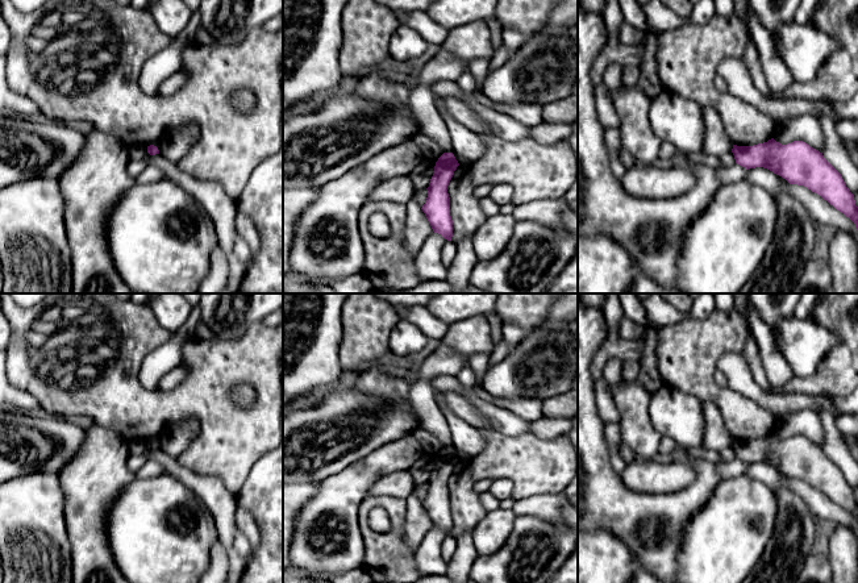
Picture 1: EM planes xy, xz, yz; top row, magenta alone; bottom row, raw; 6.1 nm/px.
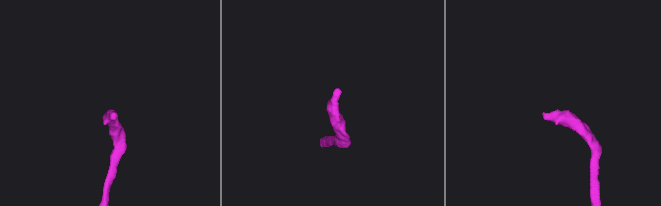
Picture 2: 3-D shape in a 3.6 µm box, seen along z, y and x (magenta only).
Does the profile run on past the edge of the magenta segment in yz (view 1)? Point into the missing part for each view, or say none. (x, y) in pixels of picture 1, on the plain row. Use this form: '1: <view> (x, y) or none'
1: none

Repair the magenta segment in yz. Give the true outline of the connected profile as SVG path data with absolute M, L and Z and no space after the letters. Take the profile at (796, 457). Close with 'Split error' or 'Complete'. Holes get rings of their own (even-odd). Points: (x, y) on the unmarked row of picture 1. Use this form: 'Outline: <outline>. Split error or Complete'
Outline: M774 433L754 441L733 440L736 458L749 463L763 462L786 474L790 479L804 480L820 490L837 505L849 512L858 525L858 501L841 469L822 447L803 436L787 440Z. Complete

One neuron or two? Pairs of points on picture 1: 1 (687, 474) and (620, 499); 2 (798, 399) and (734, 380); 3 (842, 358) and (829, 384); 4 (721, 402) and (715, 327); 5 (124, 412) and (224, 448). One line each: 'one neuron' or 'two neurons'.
1: two neurons
2: one neuron
3: one neuron
4: one neuron
5: one neuron

